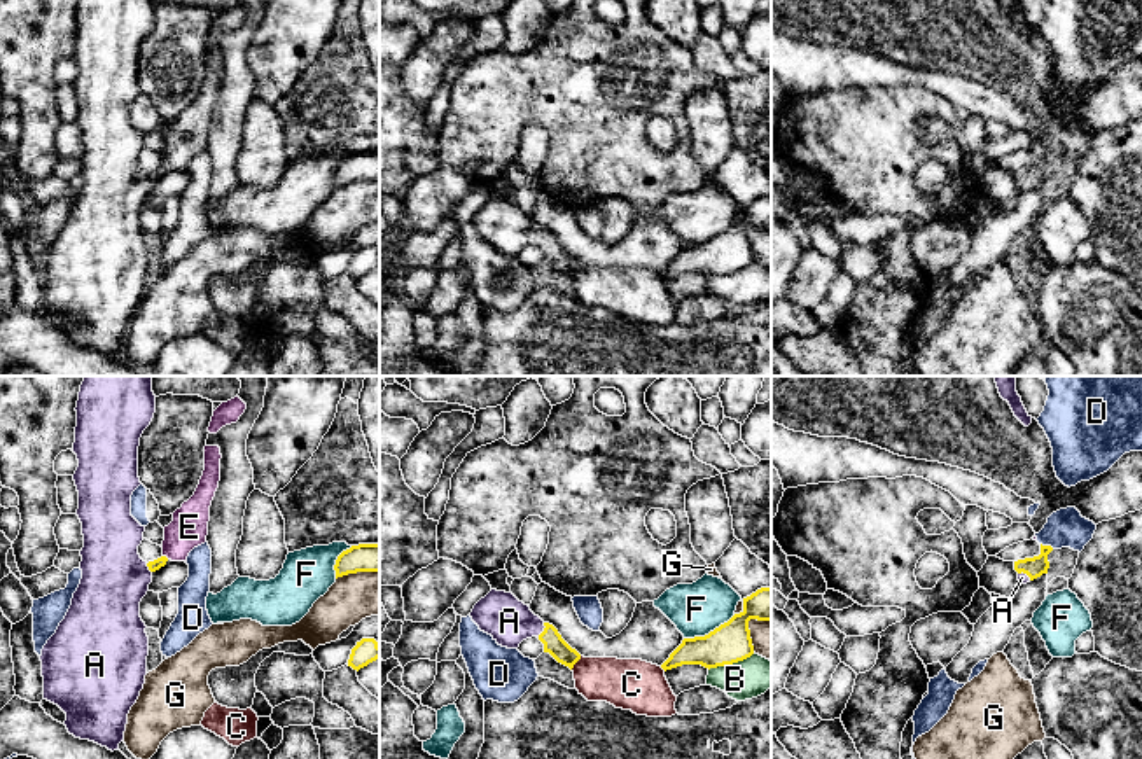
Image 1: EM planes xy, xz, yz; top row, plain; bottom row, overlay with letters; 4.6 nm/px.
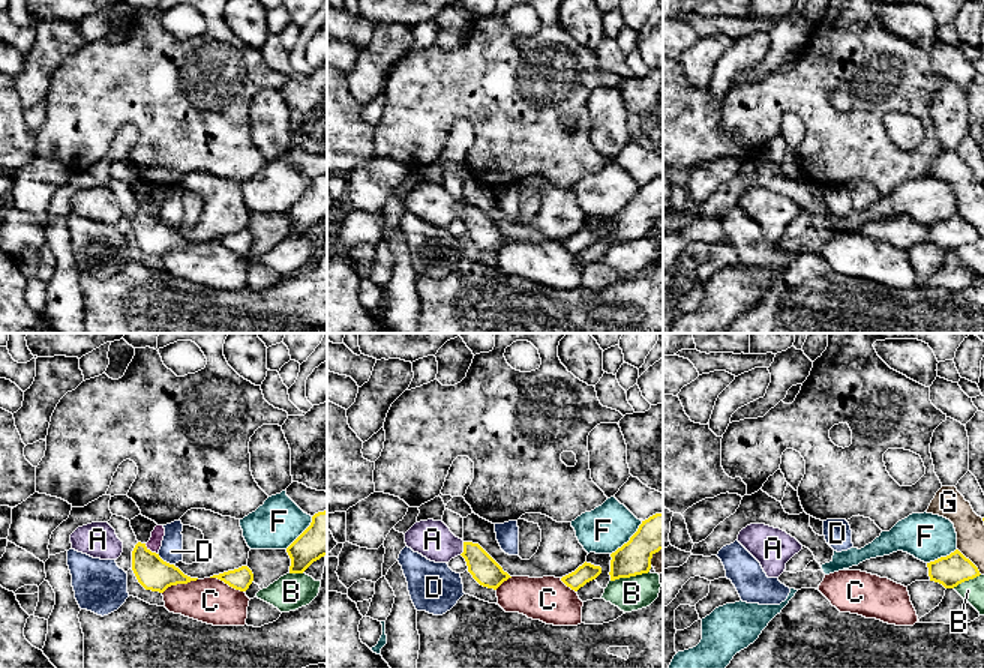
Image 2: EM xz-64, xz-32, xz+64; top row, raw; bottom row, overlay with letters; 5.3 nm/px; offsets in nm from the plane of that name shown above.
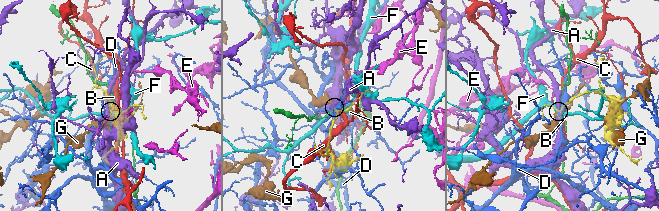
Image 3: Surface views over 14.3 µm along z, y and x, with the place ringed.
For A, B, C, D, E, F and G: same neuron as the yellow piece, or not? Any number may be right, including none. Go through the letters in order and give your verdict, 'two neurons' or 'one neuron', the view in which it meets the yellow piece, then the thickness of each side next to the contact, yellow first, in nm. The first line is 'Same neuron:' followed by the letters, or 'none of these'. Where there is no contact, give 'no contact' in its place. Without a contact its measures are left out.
Same neuron: A
A: one neuron; meets yellow in xz; 90 nm thick on the yellow side, 220 nm on the other
B: two neurons; meets yellow in xz; 180 nm thick on the yellow side, 180 nm on the other
C: two neurons; meets yellow in xz; 90 nm thick on the yellow side, 220 nm on the other
D: two neurons; meets yellow in yz; 100 nm thick on the yellow side, 180 nm on the other
E: two neurons; meets yellow in xy; 50 nm thick on the yellow side, 170 nm on the other
F: two neurons; meets yellow in xz; 180 nm thick on the yellow side, 240 nm on the other
G: two neurons; meets yellow in xz; 180 nm thick on the yellow side, 170 nm on the other

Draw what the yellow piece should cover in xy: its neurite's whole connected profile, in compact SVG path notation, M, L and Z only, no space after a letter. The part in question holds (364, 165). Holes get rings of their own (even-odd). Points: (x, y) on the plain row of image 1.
M359 152L343 159L334 173L336 187L357 180L380 180L380 152Z

